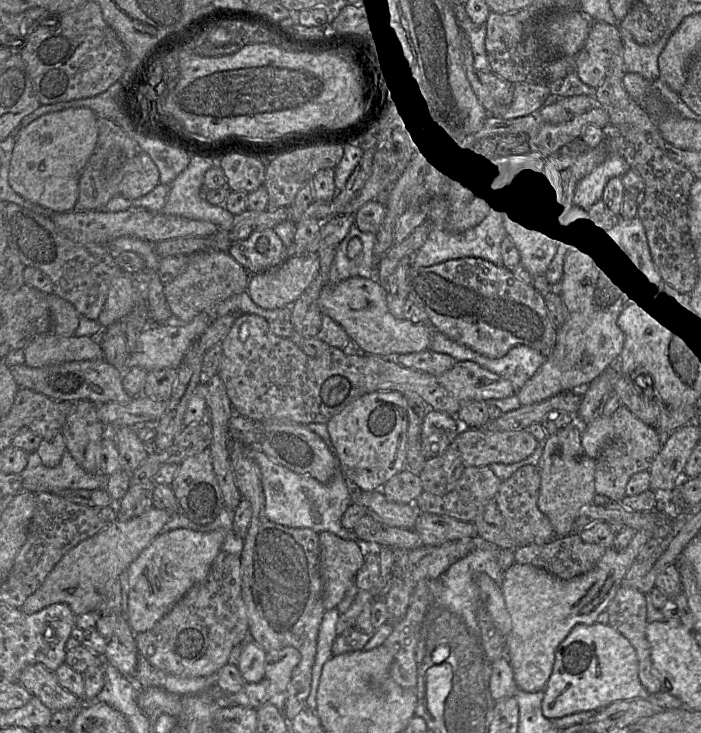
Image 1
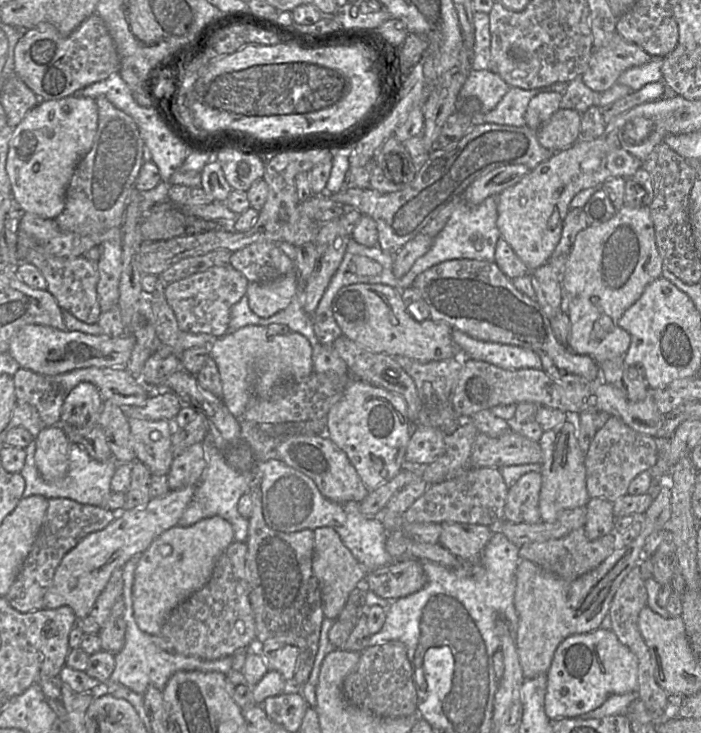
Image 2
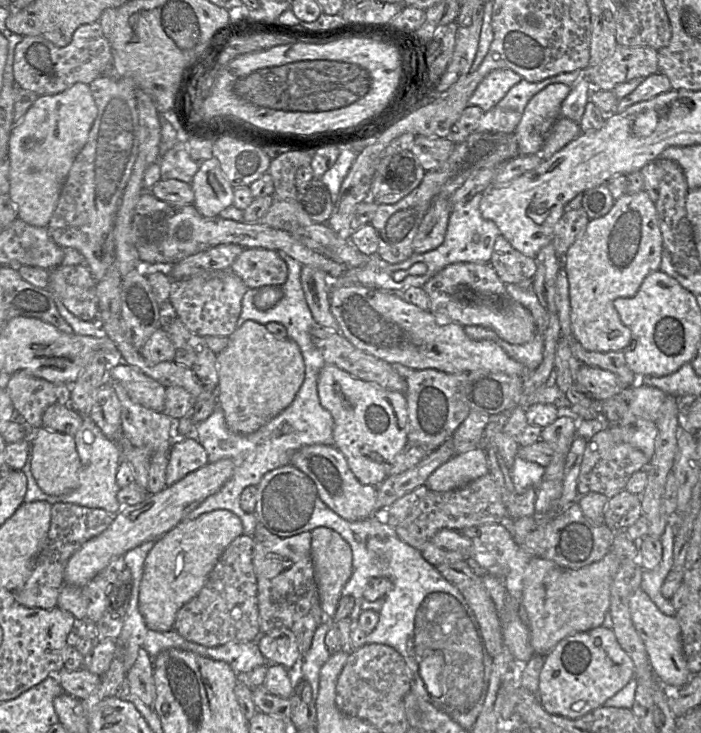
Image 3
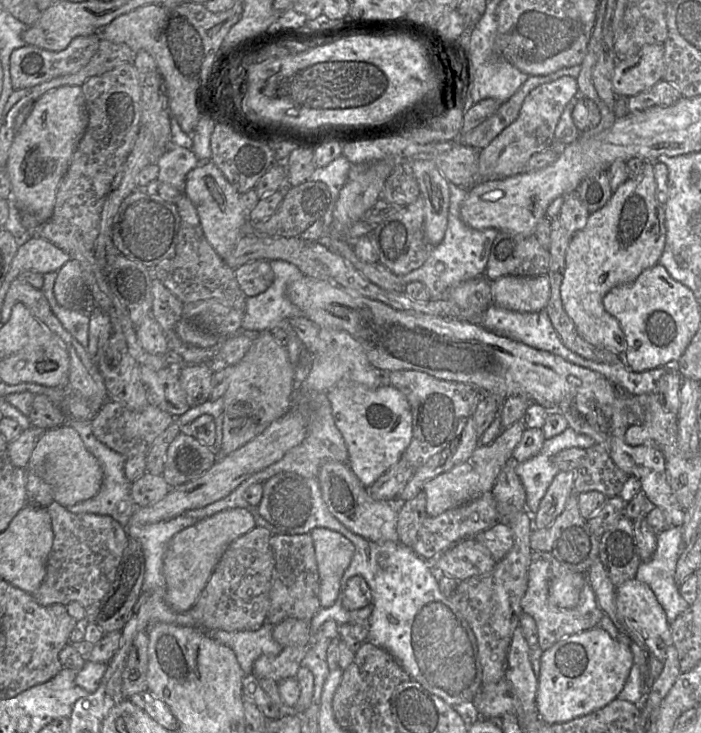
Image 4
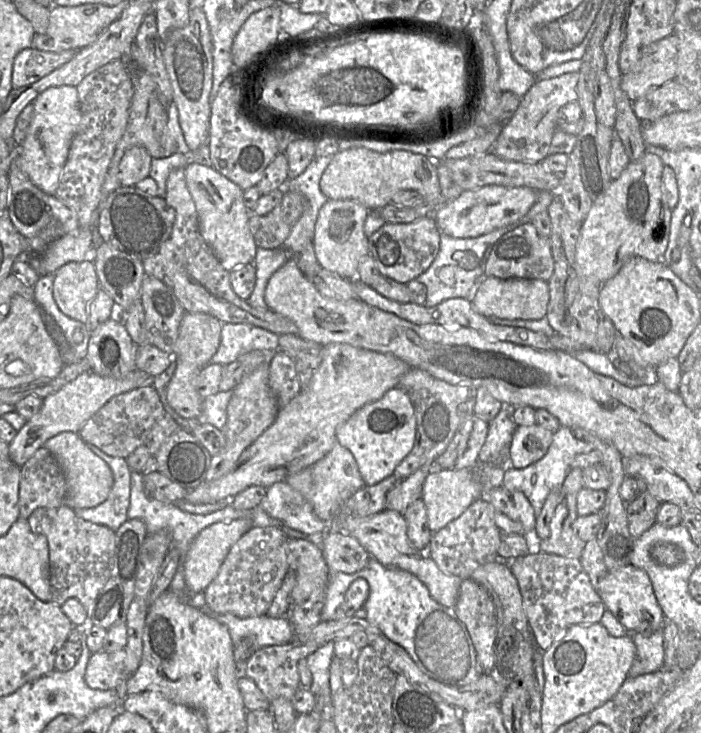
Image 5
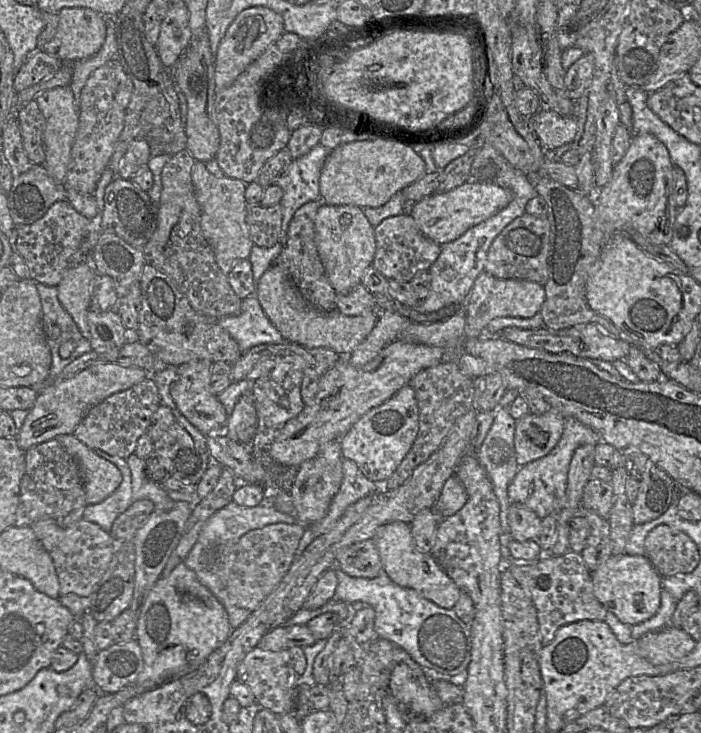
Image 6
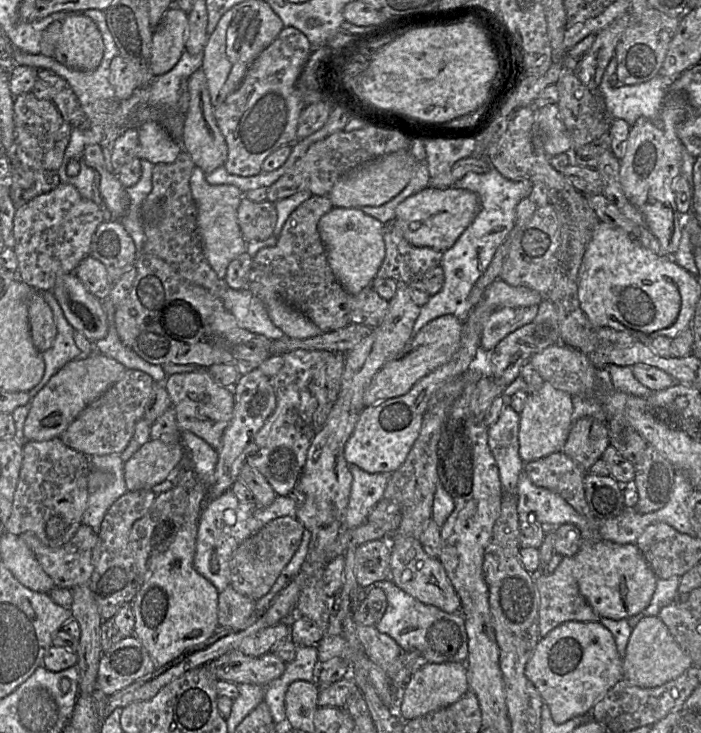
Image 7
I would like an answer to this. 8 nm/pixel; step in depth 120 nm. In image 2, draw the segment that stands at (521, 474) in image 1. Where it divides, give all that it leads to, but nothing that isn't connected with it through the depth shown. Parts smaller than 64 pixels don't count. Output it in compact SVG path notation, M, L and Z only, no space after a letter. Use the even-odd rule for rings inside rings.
M531 471L508 488L503 512L506 521L515 524L537 524L542 521L538 507L541 480L540 472Z

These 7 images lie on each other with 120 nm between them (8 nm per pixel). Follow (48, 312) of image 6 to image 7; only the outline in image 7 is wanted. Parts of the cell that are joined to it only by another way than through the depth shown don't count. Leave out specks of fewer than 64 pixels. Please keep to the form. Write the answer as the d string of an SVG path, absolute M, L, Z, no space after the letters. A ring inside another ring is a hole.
M52 291L41 292L44 300L52 310L57 335L53 345L42 353L45 371L41 381L28 391L33 398L63 366L81 356L80 349L74 341L74 329L67 321L63 310Z

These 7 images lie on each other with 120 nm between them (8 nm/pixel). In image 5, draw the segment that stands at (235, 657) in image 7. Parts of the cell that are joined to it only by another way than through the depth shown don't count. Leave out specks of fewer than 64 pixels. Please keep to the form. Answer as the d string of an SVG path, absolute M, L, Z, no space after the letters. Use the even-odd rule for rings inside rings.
M296 636L284 645L262 647L256 650L248 659L244 674L255 682L269 701L280 697L291 701L300 687L298 662L301 659L306 659L319 647L320 645L310 640L308 636Z

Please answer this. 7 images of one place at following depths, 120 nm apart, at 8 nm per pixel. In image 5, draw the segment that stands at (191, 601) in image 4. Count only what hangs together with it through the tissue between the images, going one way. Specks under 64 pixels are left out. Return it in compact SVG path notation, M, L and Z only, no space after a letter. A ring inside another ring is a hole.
M249 518L231 522L217 522L203 529L192 542L184 562L184 578L188 589L194 593L204 592L214 580L230 548L252 528Z

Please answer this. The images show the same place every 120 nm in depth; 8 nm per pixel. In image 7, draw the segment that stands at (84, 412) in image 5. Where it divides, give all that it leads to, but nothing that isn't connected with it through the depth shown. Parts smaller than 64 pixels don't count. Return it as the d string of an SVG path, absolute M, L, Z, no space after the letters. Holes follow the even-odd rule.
M98 352L68 362L32 398L23 429L25 441L59 438L89 404L120 380L125 371L121 363Z

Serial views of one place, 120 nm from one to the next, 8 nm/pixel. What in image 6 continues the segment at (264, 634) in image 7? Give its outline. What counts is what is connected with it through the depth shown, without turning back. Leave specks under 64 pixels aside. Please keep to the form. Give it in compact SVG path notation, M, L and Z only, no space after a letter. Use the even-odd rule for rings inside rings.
M280 625L270 629L259 641L264 650L281 651L292 647L306 647L317 640L306 625Z

